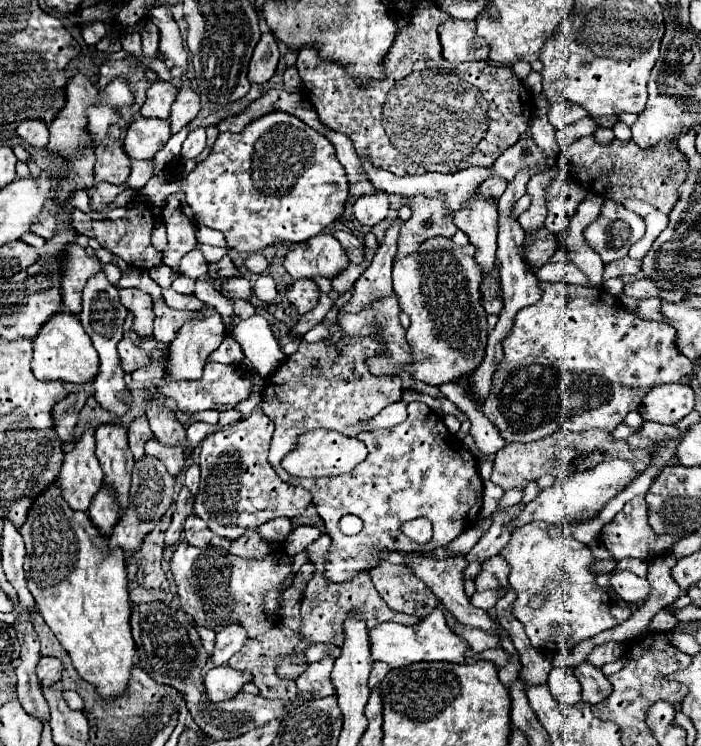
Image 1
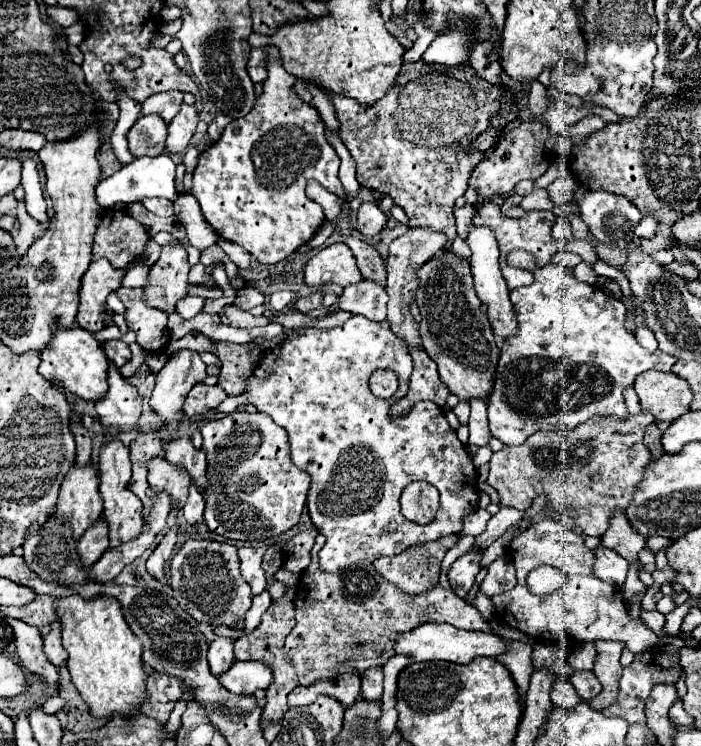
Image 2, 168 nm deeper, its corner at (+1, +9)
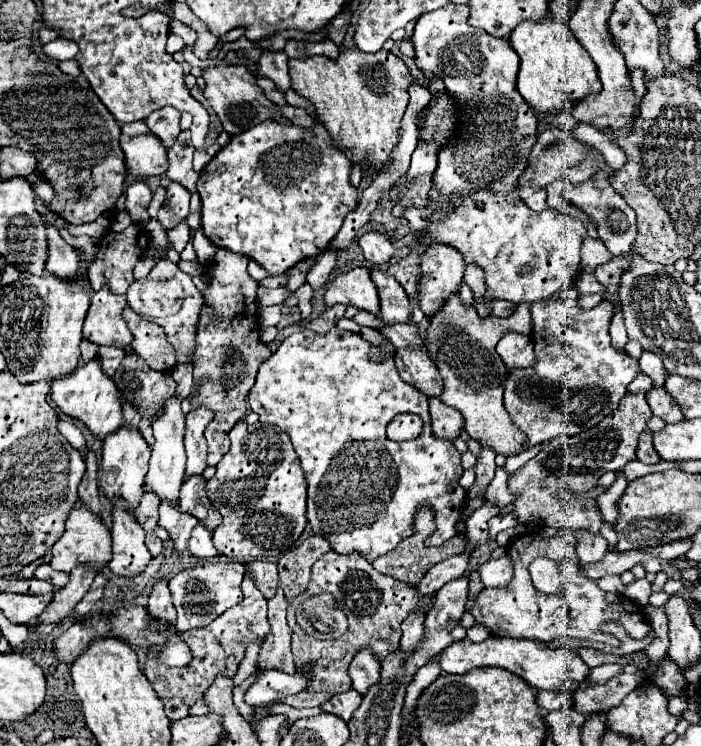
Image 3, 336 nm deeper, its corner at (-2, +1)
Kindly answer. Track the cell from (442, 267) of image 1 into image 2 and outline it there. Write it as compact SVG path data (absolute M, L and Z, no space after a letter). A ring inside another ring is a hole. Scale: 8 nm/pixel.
M440 250L434 258L416 268L416 276L420 284L414 294L414 300L422 314L422 348L436 362L440 380L460 400L488 398L500 350L494 342L490 322L480 310L482 302L474 290L470 262L460 258L452 250Z

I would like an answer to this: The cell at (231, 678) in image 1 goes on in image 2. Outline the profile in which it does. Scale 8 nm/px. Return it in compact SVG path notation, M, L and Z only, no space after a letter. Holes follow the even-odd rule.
M232 662L232 666L218 674L220 684L234 694L254 694L258 688L268 688L272 672L262 662Z

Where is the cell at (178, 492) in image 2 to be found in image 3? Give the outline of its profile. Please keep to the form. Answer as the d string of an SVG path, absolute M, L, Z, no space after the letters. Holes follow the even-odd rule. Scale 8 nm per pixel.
M167 502L159 504L159 526L169 532L175 552L185 552L187 542L191 538L191 530L197 526L195 518L183 514L179 508L167 506Z

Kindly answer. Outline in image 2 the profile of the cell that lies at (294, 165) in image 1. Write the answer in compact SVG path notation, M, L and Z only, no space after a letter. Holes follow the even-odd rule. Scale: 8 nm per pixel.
M268 46L268 78L264 80L262 96L256 100L250 114L230 122L220 140L200 154L192 178L190 192L196 196L204 218L216 230L216 234L224 240L240 244L262 264L276 264L294 254L326 220L322 206L306 196L306 184L310 180L316 180L320 186L346 200L344 188L338 180L340 158L324 138L326 126L314 106L292 94L290 88L294 82L296 78L284 70L278 50Z

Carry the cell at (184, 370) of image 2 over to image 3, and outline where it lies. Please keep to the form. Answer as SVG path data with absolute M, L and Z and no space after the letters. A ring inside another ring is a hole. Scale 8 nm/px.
M173 396L165 402L163 414L153 420L155 444L151 448L151 466L145 476L145 488L155 492L159 500L167 500L171 506L179 506L179 488L183 484L183 470L185 470L183 432L185 432L185 414L181 412L181 402Z

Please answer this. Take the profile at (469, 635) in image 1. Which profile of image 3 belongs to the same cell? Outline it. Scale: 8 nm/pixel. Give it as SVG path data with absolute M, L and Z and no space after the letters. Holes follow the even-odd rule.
M333 550L327 552L323 558L319 558L313 564L307 592L311 596L321 594L321 592L331 592L335 596L339 608L345 612L345 616L349 620L349 628L341 638L321 642L321 640L305 634L297 626L293 608L289 608L289 612L287 612L287 624L291 626L291 632L293 632L291 648L293 648L293 656L295 656L295 666L303 668L305 664L309 664L313 668L313 680L309 682L307 690L329 692L329 694L339 694L339 692L345 692L347 688L351 688L347 668L349 668L353 654L357 654L357 650L361 650L361 646L371 646L375 650L375 656L379 658L379 662L383 662L383 658L387 654L391 654L399 648L401 622L407 618L407 614L411 614L411 610L415 610L415 608L429 610L433 606L433 598L419 596L417 590L411 588L409 584L399 582L391 576L379 574L377 570L373 570L373 566L363 556L359 556L359 554L341 556Z

